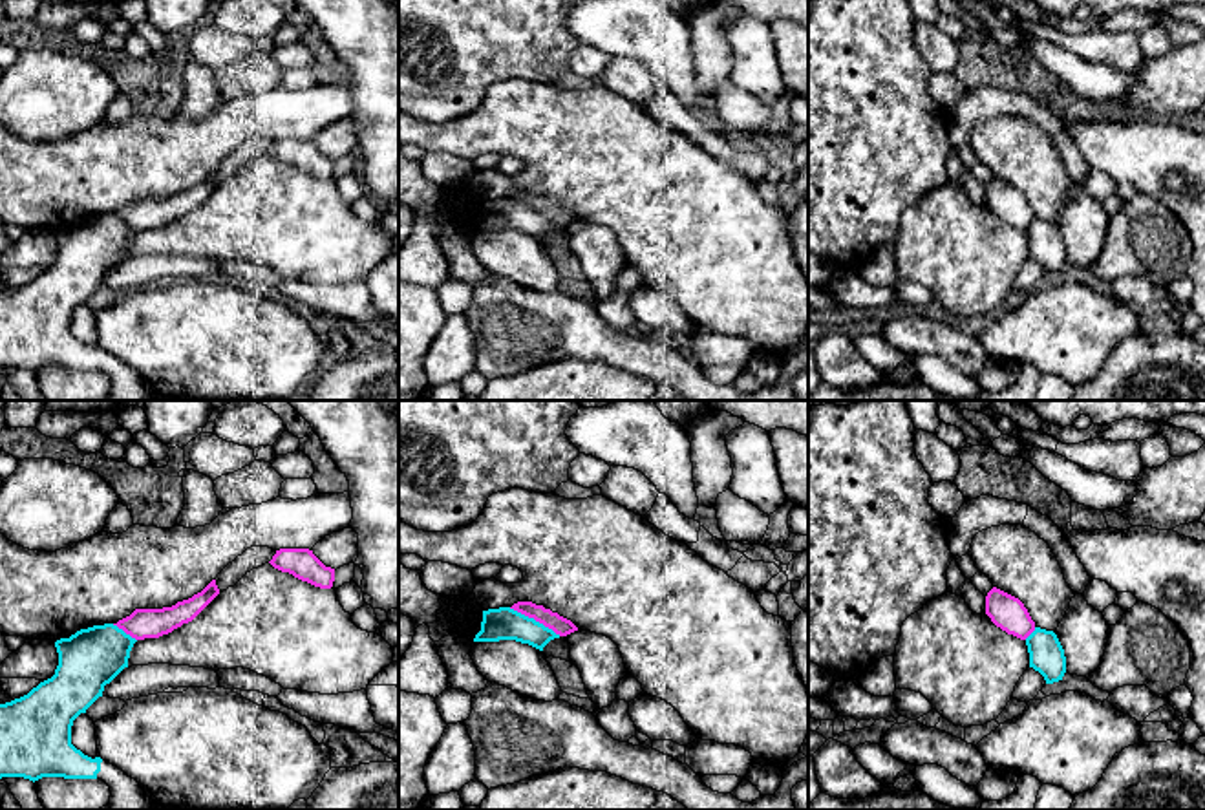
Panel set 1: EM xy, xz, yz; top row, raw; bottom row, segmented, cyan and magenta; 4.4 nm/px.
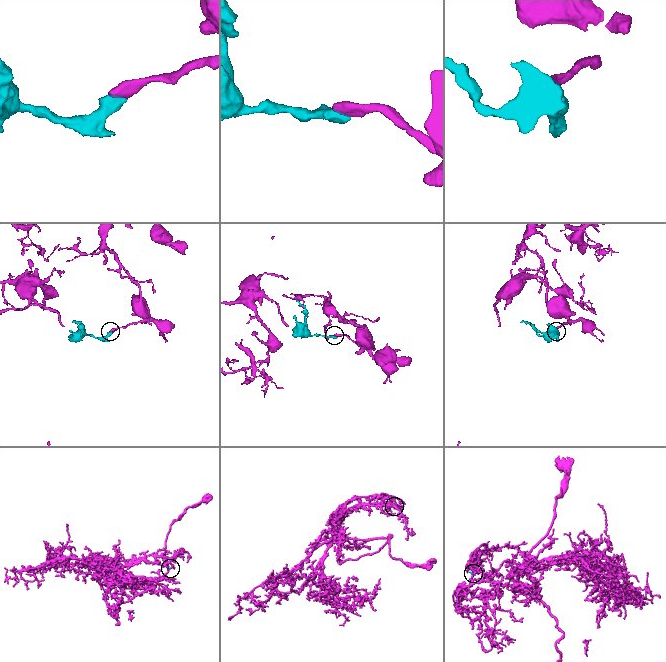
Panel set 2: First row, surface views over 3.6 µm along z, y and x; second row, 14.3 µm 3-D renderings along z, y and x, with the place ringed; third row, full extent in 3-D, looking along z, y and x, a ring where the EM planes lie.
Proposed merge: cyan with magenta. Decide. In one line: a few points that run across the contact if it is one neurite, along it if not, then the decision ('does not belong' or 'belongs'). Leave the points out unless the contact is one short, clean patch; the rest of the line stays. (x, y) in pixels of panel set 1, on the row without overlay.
line xz (509, 198), (533, 207), (560, 225); does not belong

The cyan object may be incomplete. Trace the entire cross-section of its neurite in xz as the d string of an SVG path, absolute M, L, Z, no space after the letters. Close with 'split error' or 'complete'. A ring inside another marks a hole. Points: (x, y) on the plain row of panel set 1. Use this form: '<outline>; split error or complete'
M499 197L483 201L481 221L475 225L474 232L516 230L543 241L554 229L560 229L560 225L534 208L510 197Z; complete

